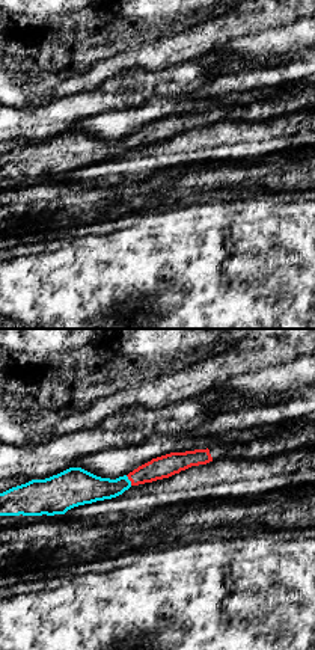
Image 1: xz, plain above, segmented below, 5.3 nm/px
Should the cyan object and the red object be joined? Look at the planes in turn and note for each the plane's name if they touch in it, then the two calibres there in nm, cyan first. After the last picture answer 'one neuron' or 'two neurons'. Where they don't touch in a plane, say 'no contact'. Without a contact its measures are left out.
xz | 180/120 nm

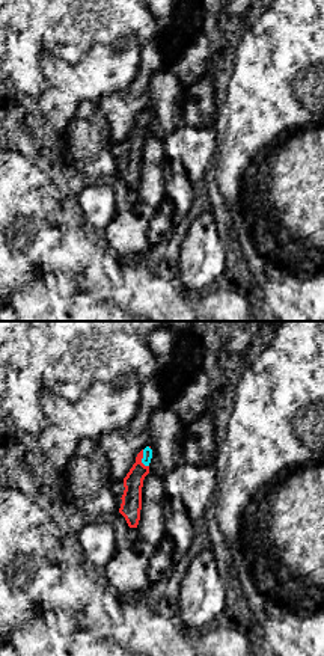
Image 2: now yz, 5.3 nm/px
yz | 50/110 nm

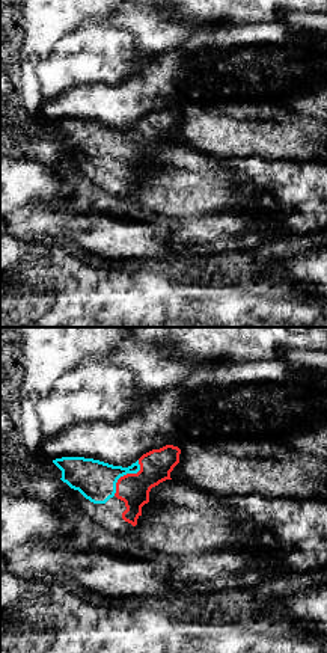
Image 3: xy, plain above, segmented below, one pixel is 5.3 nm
xy | 220/170 nm

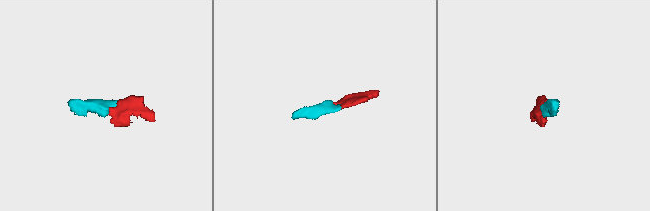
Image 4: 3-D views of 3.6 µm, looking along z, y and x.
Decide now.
one neuron

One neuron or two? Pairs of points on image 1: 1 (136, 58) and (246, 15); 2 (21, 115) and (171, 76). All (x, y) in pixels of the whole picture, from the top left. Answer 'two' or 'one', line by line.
1: one
2: one

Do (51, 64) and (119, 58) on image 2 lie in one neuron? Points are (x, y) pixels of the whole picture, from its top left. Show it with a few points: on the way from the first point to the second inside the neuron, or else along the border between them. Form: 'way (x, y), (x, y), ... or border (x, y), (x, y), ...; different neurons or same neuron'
way (68, 71), (103, 71); same neuron

